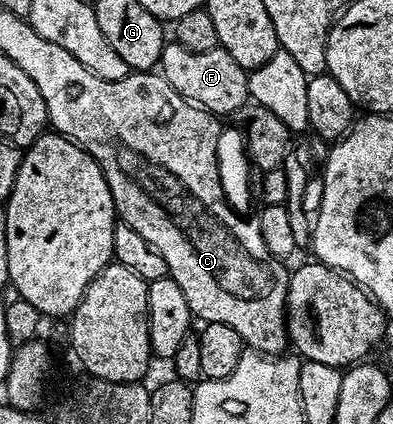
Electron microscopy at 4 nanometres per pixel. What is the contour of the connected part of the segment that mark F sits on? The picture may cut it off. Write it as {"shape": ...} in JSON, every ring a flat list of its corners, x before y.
{"shape":[[172,41,166,42,161,54,159,71,171,85,171,89,175,89,175,93,179,93,188,103,194,103,196,107,203,108,203,110,208,111,214,117,222,117,221,115,236,116,241,108,246,106,251,99,249,75,242,67,235,65,235,57,231,57,231,53,227,53,220,45,207,53,191,53,187,49,183,49,183,45]]}

